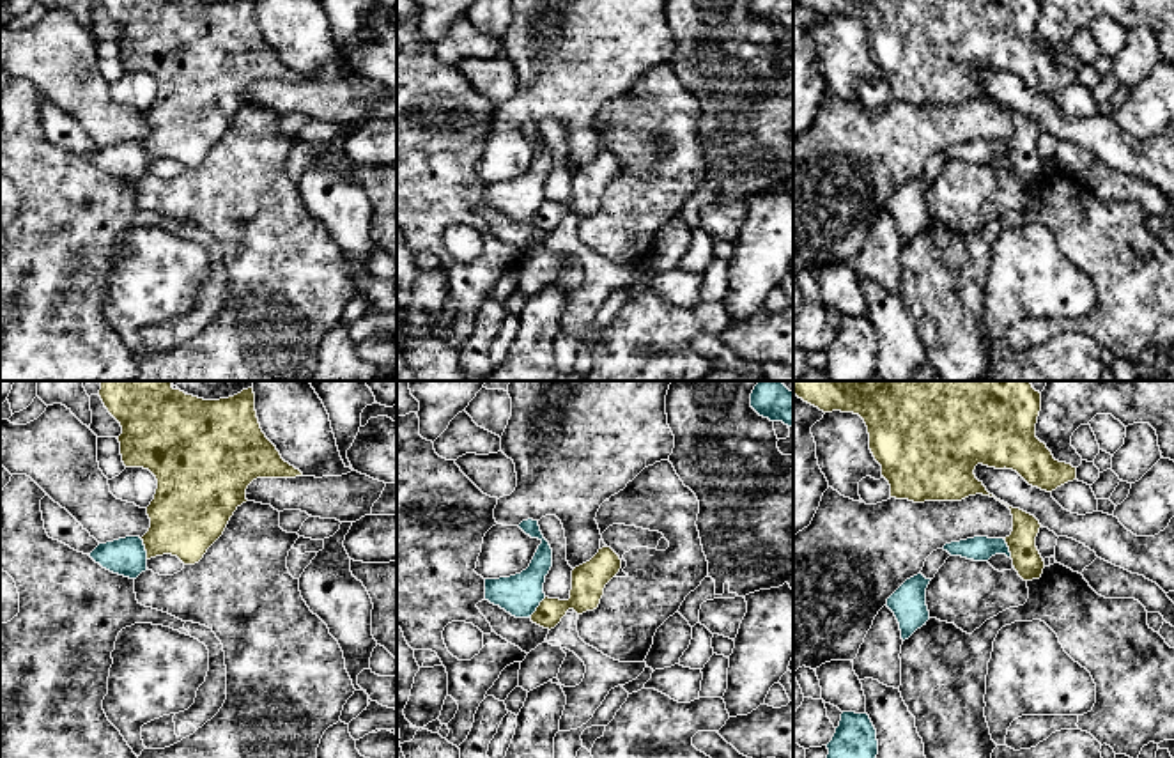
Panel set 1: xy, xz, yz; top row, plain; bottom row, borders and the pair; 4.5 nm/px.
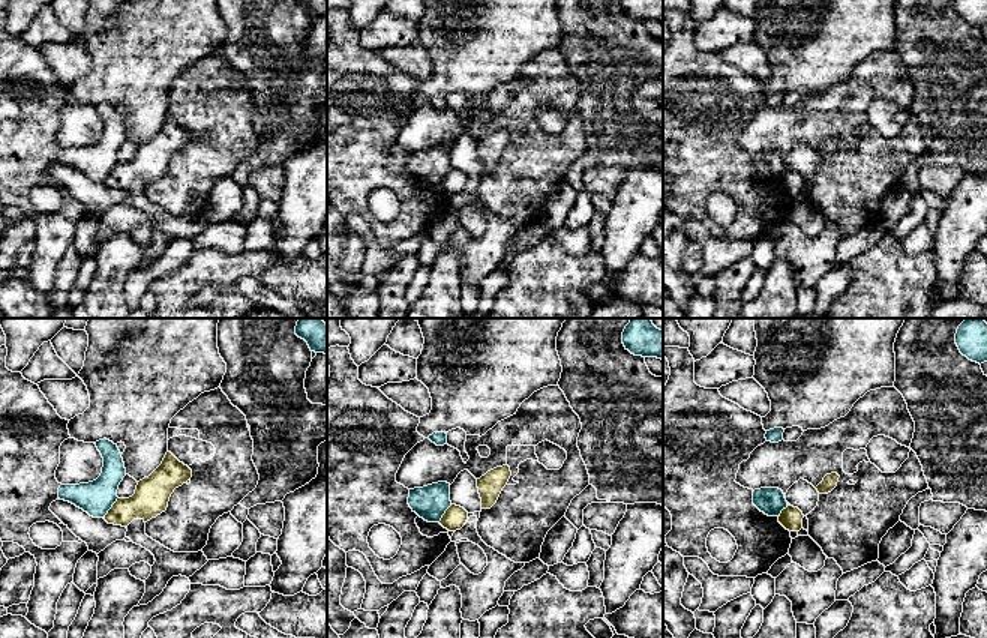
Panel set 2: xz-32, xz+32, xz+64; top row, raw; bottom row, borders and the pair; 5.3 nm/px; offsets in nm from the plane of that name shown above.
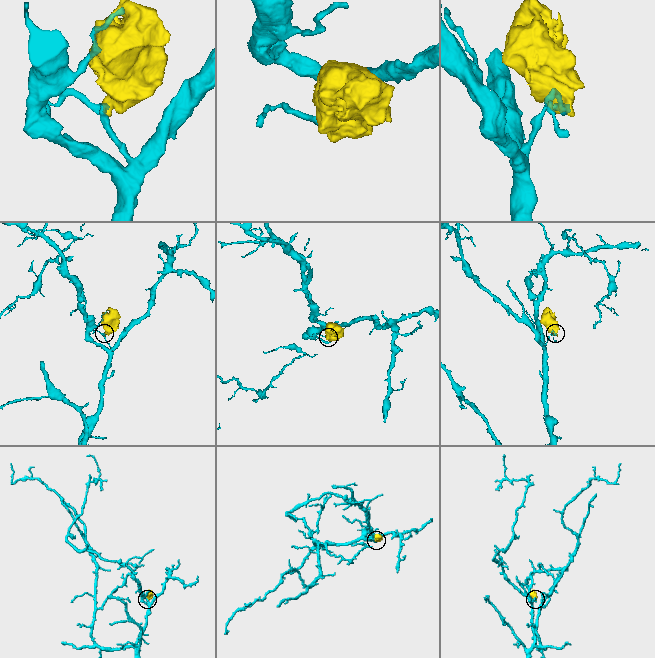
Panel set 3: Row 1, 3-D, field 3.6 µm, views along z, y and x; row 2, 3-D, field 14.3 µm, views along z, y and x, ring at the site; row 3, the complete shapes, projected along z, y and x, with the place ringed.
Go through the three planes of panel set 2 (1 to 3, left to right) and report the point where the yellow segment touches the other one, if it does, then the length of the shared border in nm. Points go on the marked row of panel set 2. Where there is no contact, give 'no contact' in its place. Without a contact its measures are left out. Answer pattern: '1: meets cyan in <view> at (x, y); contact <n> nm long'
1: meets cyan in xz-32 at (111, 506); contact 140 nm long
2: meets cyan in xz+32 at (444, 512); contact 120 nm long
3: meets cyan in xz+64 at (782, 509); contact 80 nm long

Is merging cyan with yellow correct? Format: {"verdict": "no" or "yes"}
{"verdict": "no"}

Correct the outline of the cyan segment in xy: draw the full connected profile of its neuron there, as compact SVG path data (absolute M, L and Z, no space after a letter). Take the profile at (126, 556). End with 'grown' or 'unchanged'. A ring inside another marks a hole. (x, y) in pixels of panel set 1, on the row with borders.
M140 537L99 544L89 556L103 568L129 579L147 570L147 551Z; unchanged

